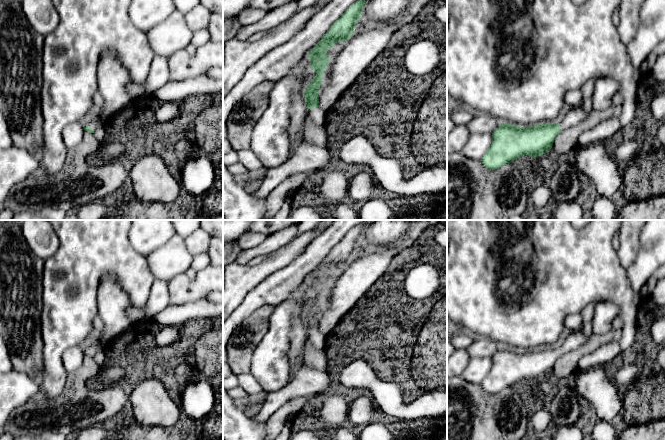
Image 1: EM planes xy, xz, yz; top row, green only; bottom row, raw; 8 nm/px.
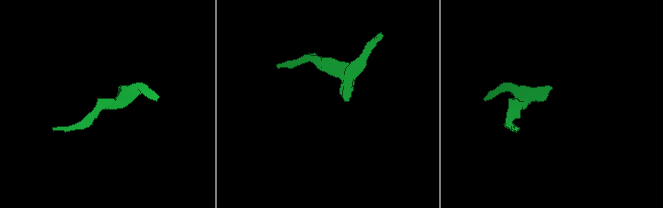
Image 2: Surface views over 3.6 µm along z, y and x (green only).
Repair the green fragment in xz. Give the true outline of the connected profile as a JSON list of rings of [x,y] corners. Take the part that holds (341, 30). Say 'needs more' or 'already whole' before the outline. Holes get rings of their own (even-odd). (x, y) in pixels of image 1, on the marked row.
needs more; [[[365,0],[354,2],[343,15],[335,21],[330,29],[321,37],[321,40],[309,52],[310,67],[316,76],[304,91],[305,102],[309,110],[307,122],[314,123],[318,128],[324,128],[326,112],[318,107],[318,90],[323,82],[322,75],[331,60],[327,50],[337,42],[346,42],[354,33],[357,21],[362,16]]]

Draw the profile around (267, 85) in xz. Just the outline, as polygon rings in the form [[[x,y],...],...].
[[[274,82],[258,84],[233,107],[227,120],[227,139],[234,151],[248,149],[253,129],[269,106]]]

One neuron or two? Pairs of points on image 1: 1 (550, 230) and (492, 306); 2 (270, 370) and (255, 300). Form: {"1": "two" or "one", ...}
{"1": "one", "2": "two"}

